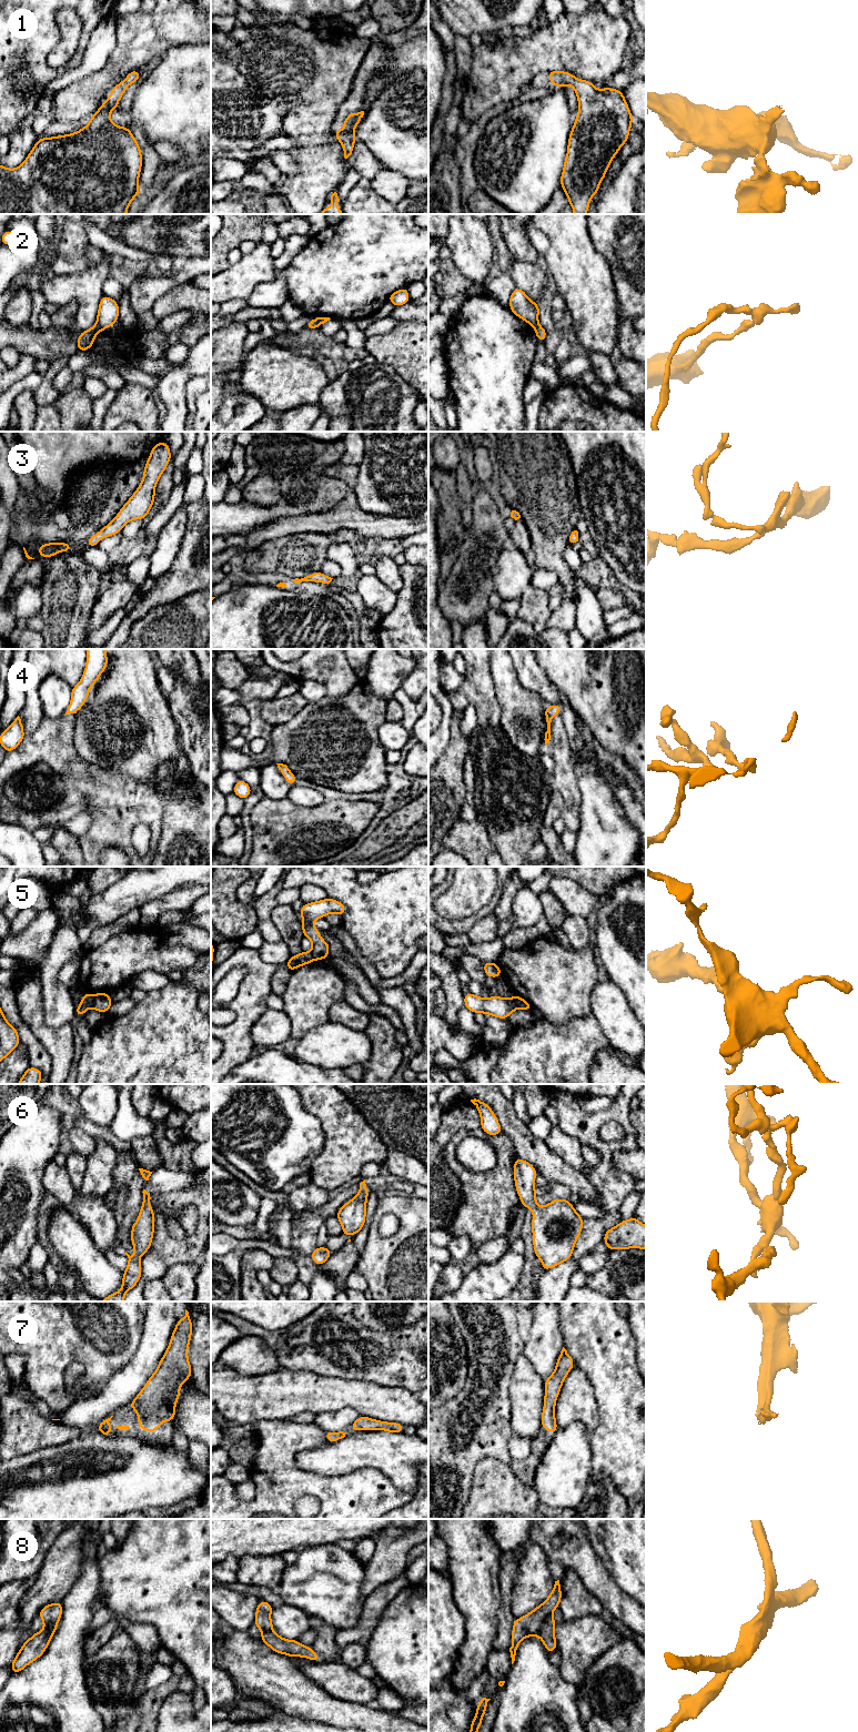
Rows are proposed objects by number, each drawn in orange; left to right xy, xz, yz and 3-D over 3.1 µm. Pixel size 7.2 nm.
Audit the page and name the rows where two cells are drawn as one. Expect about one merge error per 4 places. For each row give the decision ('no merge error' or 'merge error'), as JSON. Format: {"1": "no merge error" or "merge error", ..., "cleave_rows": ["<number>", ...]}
{"1": "no merge error", "2": "merge error", "3": "no merge error", "4": "no merge error", "5": "merge error", "6": "no merge error", "7": "no merge error", "8": "merge error", "cleave_rows": ["2", "5", "8"]}

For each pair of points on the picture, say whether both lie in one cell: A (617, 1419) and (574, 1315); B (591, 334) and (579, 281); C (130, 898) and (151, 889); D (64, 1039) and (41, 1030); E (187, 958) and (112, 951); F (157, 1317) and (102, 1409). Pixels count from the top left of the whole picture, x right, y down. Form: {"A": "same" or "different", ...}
{"A": "same", "B": "same", "C": "same", "D": "same", "E": "same", "F": "same"}

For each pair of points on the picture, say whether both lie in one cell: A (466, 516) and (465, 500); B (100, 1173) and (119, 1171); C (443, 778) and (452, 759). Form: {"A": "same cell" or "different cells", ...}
{"A": "same cell", "B": "different cells", "C": "same cell"}

